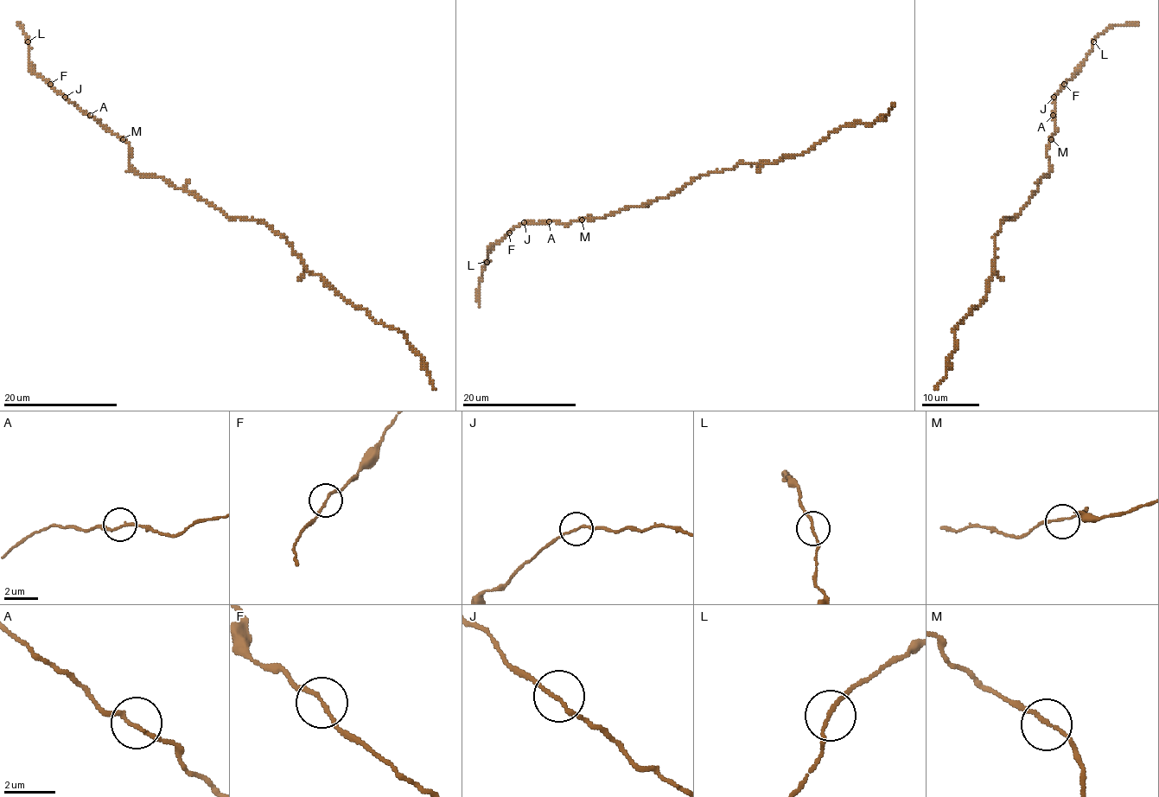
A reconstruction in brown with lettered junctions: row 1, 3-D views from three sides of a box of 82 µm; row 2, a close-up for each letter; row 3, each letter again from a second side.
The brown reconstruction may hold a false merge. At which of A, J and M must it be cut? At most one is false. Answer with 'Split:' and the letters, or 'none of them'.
Split: none of them

